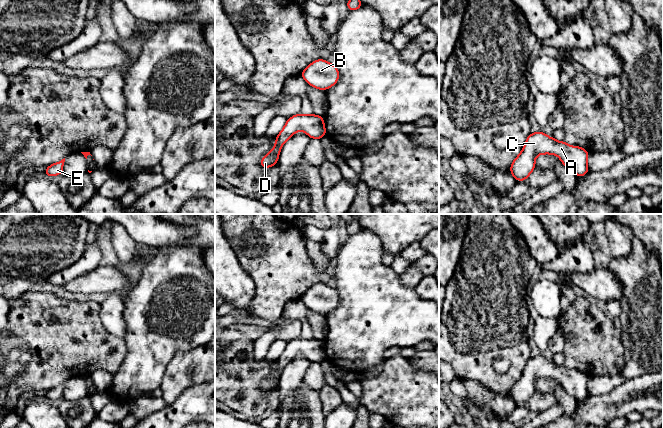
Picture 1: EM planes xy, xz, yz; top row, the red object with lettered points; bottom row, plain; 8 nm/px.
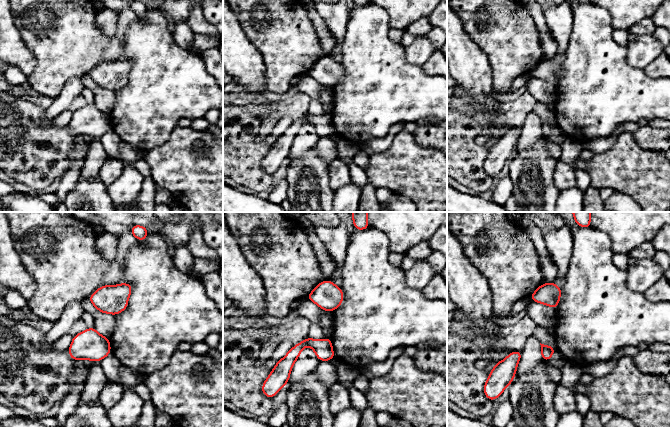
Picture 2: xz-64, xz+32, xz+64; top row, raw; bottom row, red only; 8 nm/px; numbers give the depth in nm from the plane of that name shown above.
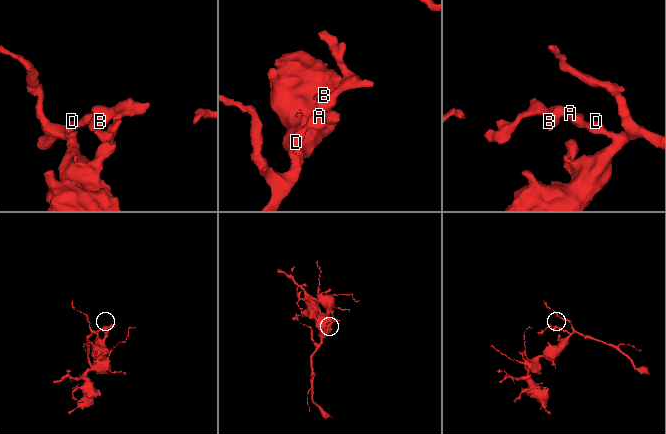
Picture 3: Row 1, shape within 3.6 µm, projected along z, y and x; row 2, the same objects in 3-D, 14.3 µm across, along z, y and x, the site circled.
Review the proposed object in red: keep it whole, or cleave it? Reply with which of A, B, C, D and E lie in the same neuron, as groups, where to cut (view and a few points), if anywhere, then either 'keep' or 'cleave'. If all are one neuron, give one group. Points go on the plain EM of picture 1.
A B C D E | no cut | keep

